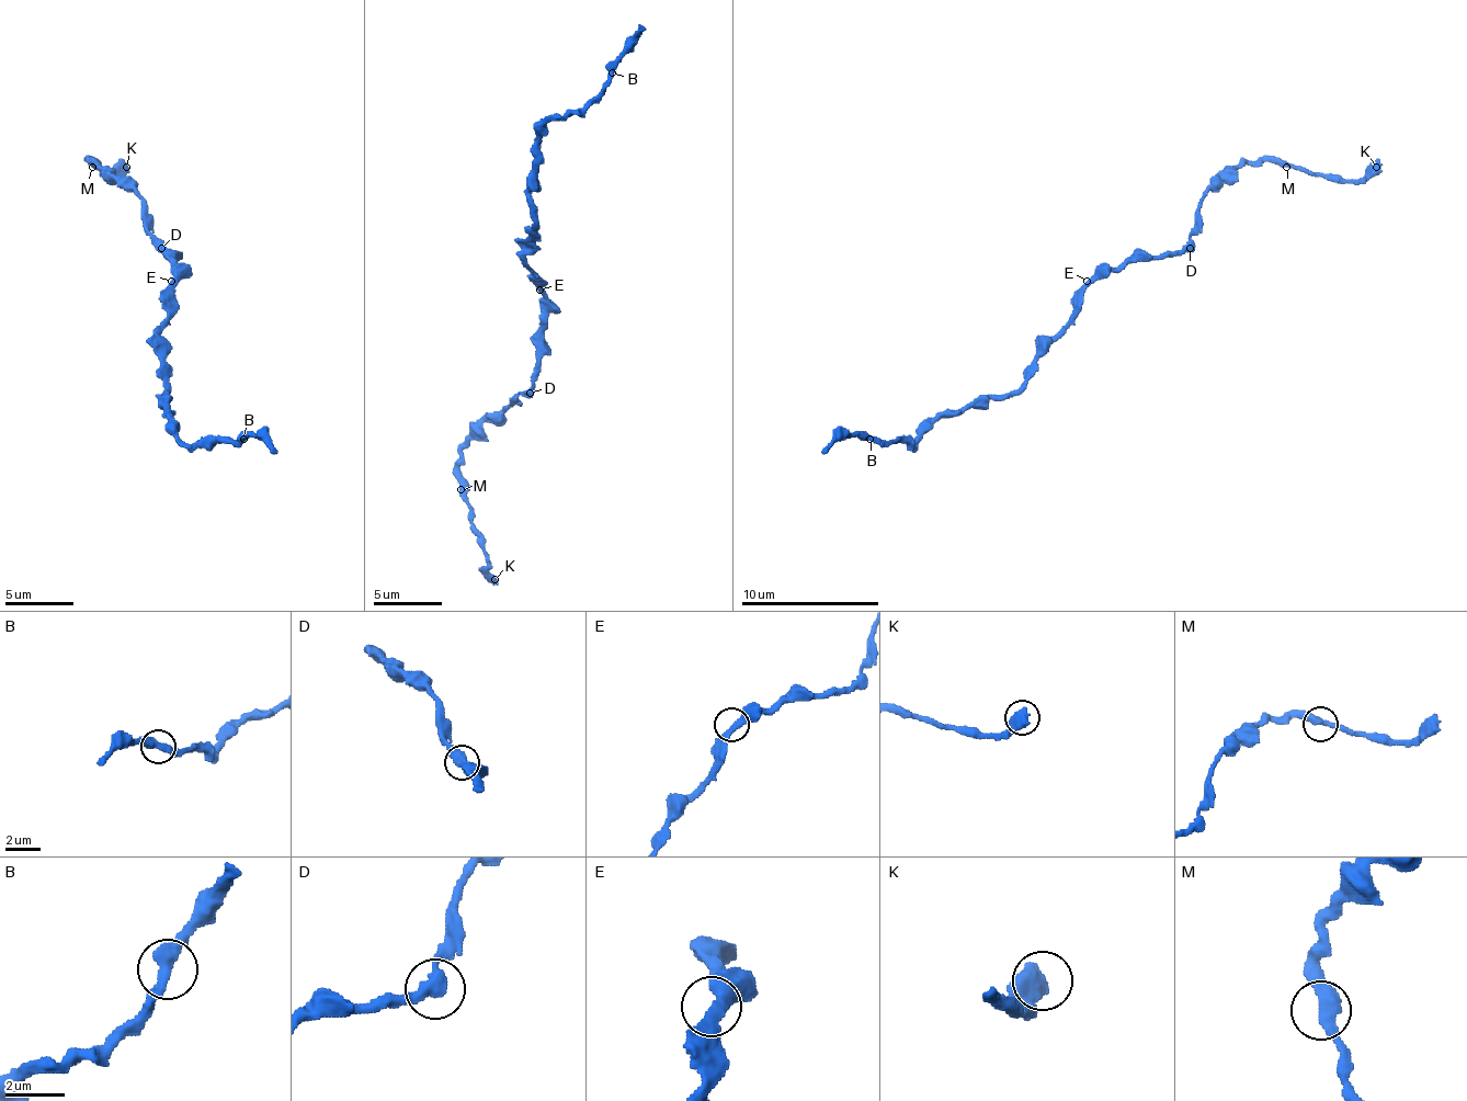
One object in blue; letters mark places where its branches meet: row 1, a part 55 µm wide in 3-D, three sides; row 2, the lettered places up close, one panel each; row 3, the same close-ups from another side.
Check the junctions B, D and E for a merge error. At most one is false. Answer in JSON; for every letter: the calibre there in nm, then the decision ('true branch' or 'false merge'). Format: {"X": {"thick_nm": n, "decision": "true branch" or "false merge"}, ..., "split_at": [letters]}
{"B": {"thick_nm": 440, "decision": "true branch"}, "D": {"thick_nm": 440, "decision": "false merge"}, "E": {"thick_nm": 320, "decision": "true branch"}, "split_at": ["D"]}

